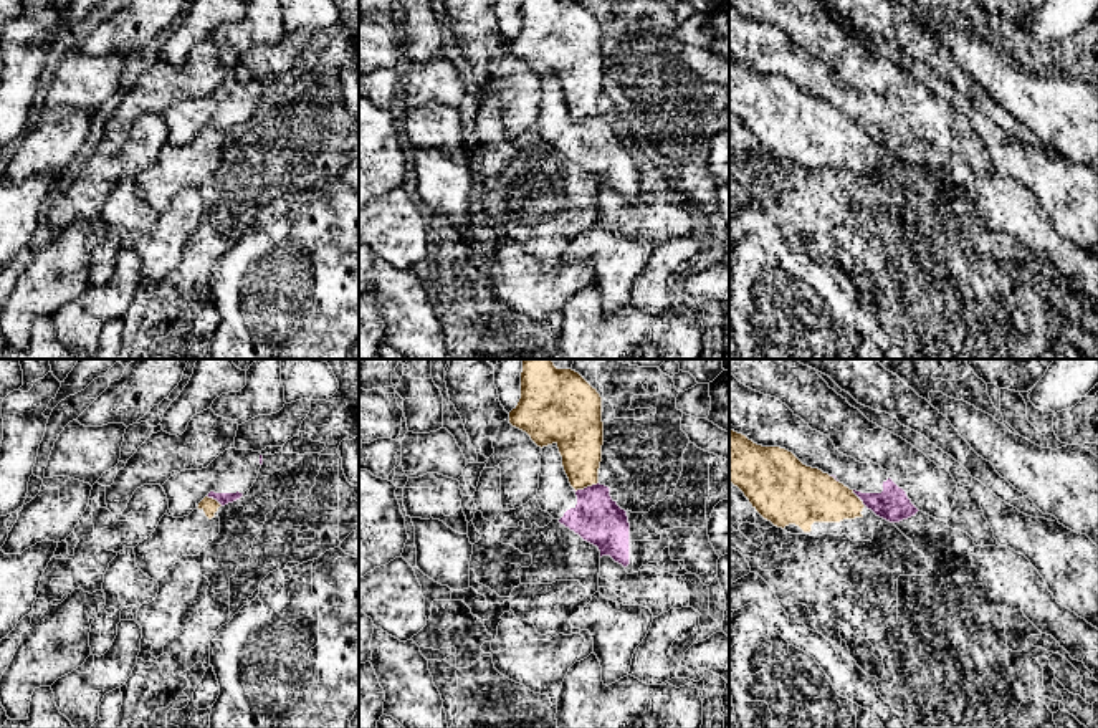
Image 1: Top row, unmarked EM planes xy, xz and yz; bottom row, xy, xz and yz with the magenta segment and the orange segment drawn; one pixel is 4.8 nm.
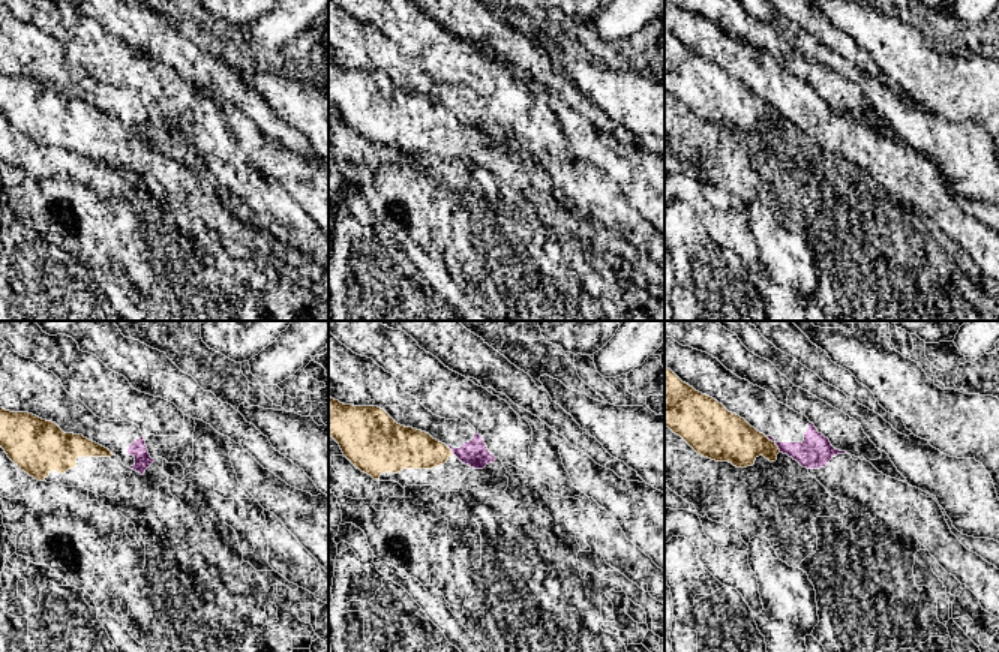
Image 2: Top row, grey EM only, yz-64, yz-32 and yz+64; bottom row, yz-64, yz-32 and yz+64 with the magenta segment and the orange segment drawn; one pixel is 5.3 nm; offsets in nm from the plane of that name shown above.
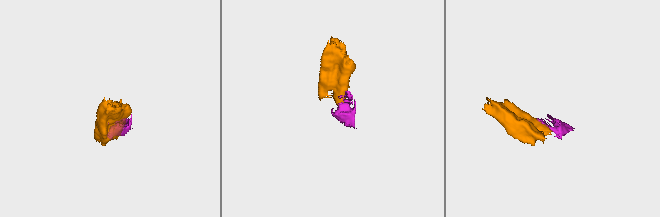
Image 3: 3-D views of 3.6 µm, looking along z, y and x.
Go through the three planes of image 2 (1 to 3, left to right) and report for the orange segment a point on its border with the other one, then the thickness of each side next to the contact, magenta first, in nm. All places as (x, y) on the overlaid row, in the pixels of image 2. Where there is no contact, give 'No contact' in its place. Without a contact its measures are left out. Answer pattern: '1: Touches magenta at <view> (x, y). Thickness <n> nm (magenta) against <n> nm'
1: No contact
2: Touches magenta at yz-32 (450, 448). Thickness 140 nm (magenta) against 220 nm
3: Touches magenta at yz+64 (776, 444). Thickness 180 nm (magenta) against 240 nm

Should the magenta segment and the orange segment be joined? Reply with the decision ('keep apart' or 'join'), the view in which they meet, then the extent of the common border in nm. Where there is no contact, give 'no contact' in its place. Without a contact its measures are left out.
keep apart; contact in xz; length 130 nm

